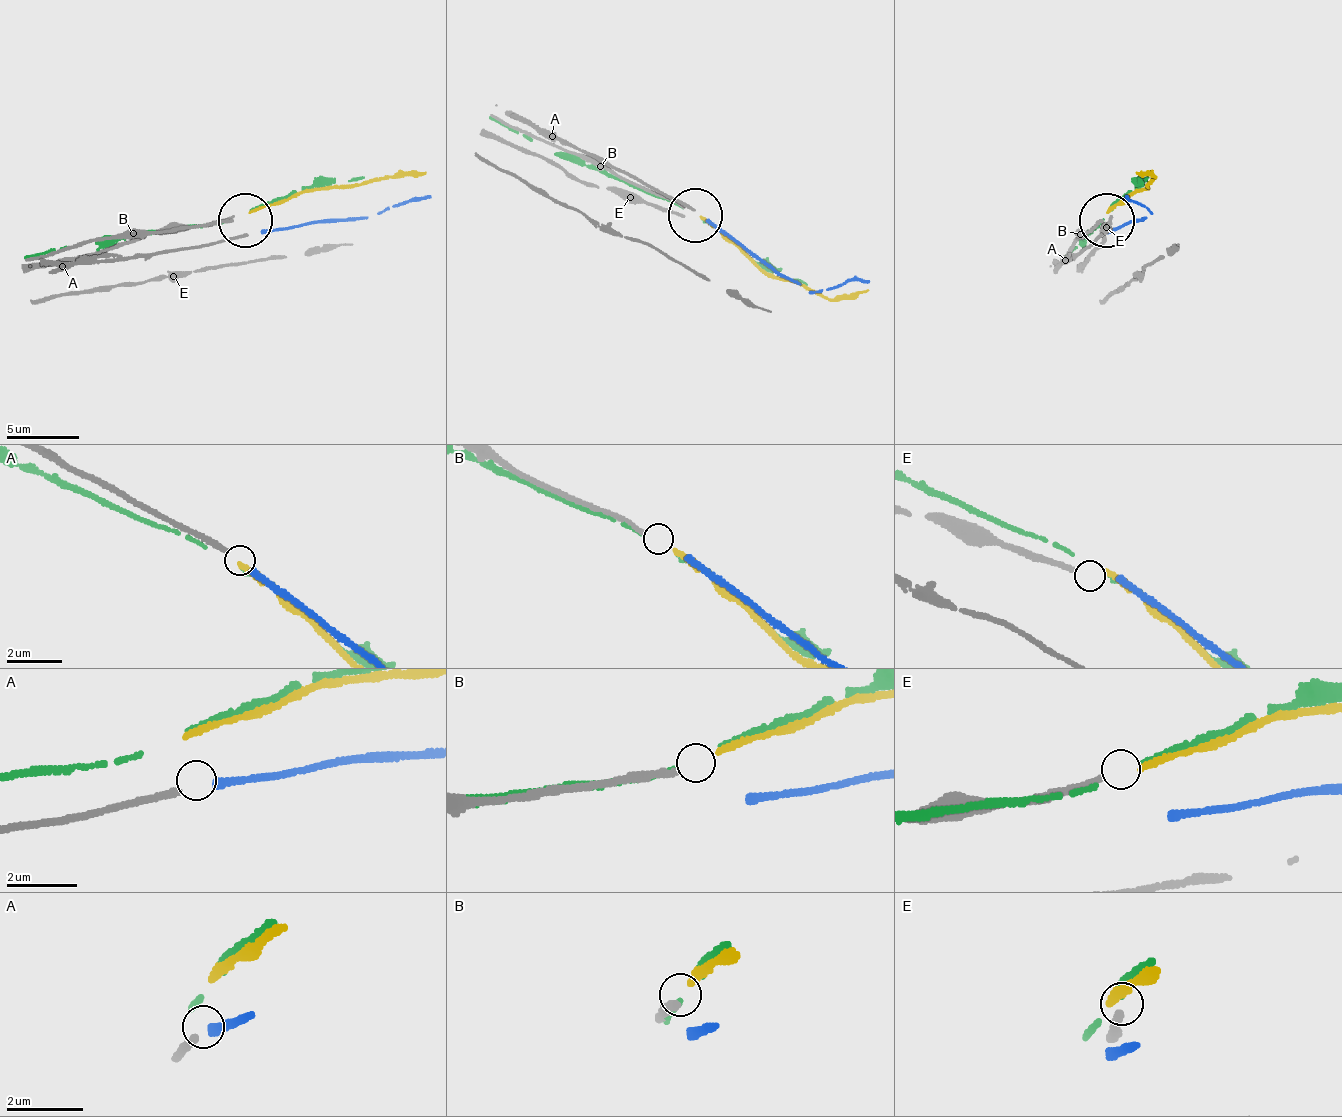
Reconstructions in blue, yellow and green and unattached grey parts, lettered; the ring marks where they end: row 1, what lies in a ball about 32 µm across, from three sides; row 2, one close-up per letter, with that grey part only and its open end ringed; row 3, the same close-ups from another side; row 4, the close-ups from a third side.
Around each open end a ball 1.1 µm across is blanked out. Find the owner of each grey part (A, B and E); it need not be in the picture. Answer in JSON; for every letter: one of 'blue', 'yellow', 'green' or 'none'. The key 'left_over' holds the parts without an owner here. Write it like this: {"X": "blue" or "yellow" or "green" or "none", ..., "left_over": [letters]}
{"A": "blue", "B": "yellow", "E": "none", "left_over": ["E"]}

